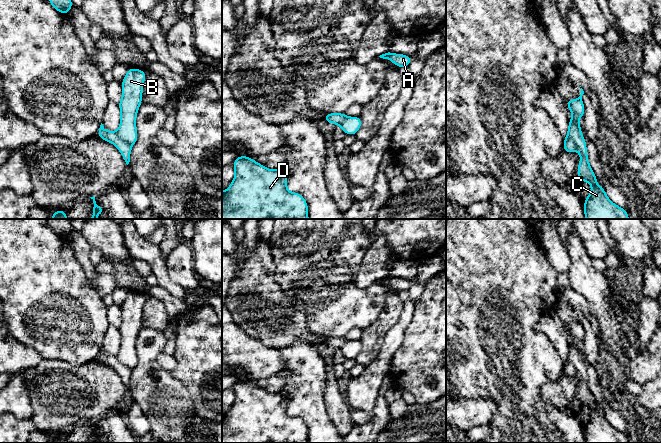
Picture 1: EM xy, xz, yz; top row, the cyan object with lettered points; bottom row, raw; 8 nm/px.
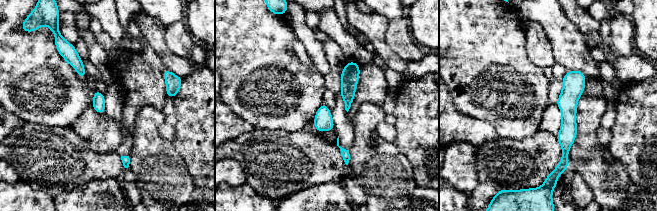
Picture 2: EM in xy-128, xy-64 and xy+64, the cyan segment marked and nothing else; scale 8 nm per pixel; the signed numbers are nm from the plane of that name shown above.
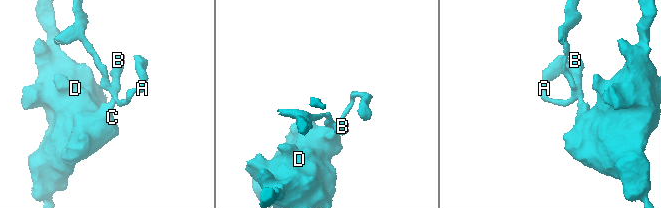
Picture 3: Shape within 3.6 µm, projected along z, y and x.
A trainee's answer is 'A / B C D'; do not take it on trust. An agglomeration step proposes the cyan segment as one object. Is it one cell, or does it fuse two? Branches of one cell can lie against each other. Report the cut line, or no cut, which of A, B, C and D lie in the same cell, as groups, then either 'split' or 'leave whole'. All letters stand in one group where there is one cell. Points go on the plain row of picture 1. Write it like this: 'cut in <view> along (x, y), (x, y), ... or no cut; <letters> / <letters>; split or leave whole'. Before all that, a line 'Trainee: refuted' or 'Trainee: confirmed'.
Trainee: confirmed
cut in xy along (116, 356), (122, 364), (131, 370); A / B C D; split

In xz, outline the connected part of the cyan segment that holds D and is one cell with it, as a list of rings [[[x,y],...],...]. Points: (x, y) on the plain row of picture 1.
[[[243,379],[232,387],[235,401],[229,412],[222,415],[222,443],[309,443],[306,423],[287,414],[288,396],[267,393]]]

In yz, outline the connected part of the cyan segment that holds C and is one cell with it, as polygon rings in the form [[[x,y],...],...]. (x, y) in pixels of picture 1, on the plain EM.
[[[581,312],[581,318],[578,322],[565,324],[565,327],[573,338],[568,348],[567,359],[573,364],[580,378],[577,399],[581,406],[588,406],[592,409],[589,420],[585,422],[583,429],[585,443],[629,443],[628,436],[614,428],[606,419],[604,412],[598,409],[596,399],[590,391],[586,365],[581,356],[581,349],[578,346],[579,342],[583,342],[585,336],[582,325],[583,318],[584,315]]]

